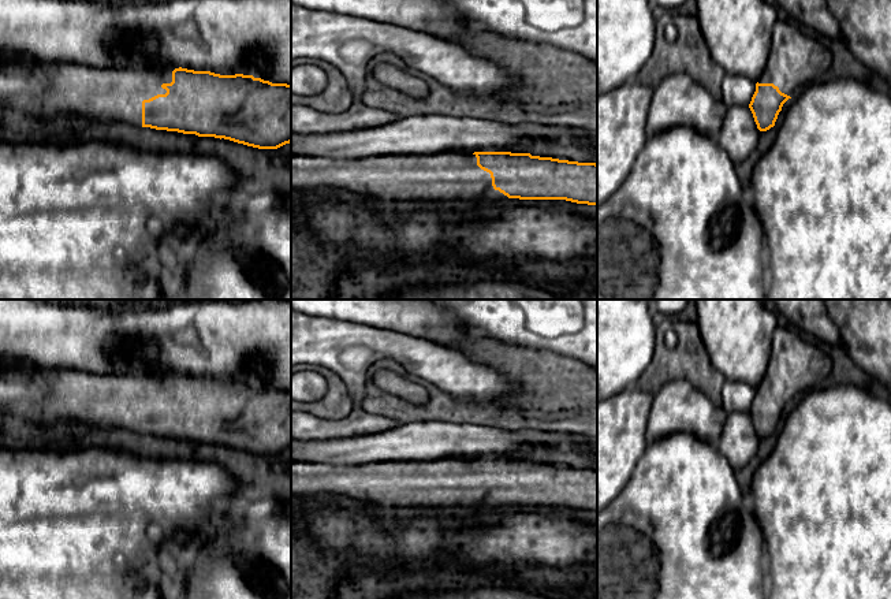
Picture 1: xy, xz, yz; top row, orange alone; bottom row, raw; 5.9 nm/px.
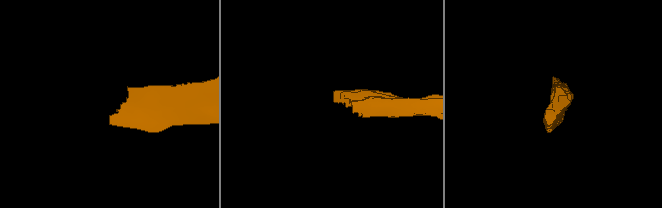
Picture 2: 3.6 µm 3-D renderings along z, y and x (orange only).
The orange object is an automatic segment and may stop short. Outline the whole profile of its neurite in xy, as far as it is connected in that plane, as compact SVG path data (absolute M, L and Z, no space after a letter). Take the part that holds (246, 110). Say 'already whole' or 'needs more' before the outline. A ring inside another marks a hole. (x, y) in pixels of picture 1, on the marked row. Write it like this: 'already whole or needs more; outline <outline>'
needs more; outline M0 52L3 59L20 59L33 68L30 77L0 66L0 108L14 115L77 115L96 123L123 122L137 127L224 138L258 149L277 149L291 142L291 85L272 83L253 75L220 75L174 67L92 67L77 63L36 62L27 56Z

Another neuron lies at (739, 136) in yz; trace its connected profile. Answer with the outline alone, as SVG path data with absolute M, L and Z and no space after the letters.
M734 105L727 108L717 142L737 165L757 148L760 133L750 108Z

